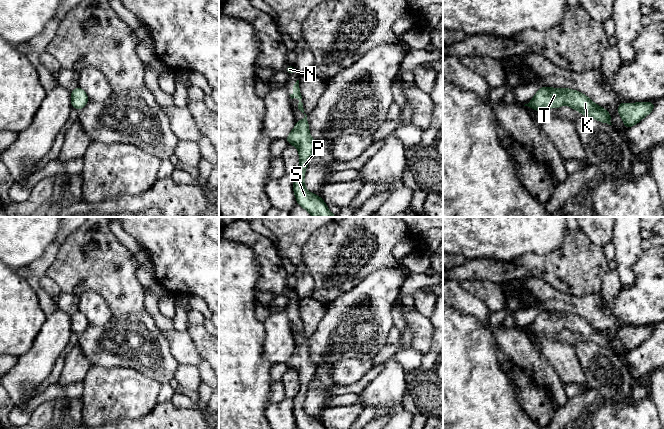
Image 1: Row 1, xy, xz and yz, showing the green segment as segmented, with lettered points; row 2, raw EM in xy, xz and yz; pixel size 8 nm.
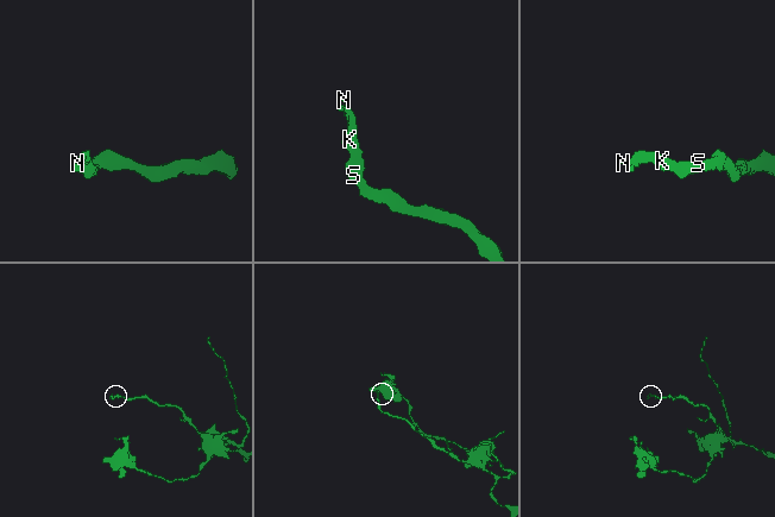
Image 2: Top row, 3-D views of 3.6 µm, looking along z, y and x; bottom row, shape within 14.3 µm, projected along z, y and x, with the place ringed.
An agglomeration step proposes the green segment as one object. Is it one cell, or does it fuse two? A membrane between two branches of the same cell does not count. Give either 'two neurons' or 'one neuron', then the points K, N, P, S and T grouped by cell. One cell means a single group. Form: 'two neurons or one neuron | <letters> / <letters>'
one neuron | K N P S T

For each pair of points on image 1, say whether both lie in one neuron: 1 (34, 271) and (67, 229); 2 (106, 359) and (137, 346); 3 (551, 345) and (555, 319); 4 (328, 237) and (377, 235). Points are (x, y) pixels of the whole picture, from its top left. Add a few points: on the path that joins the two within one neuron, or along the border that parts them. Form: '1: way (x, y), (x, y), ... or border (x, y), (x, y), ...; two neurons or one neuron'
1: way (44, 261), (60, 239); one neuron
2: way (113, 351), (122, 346), (129, 346); one neuron
3: border (549, 337), (569, 343), (573, 347); two neurons
4: way (340, 237), (365, 235); one neuron

